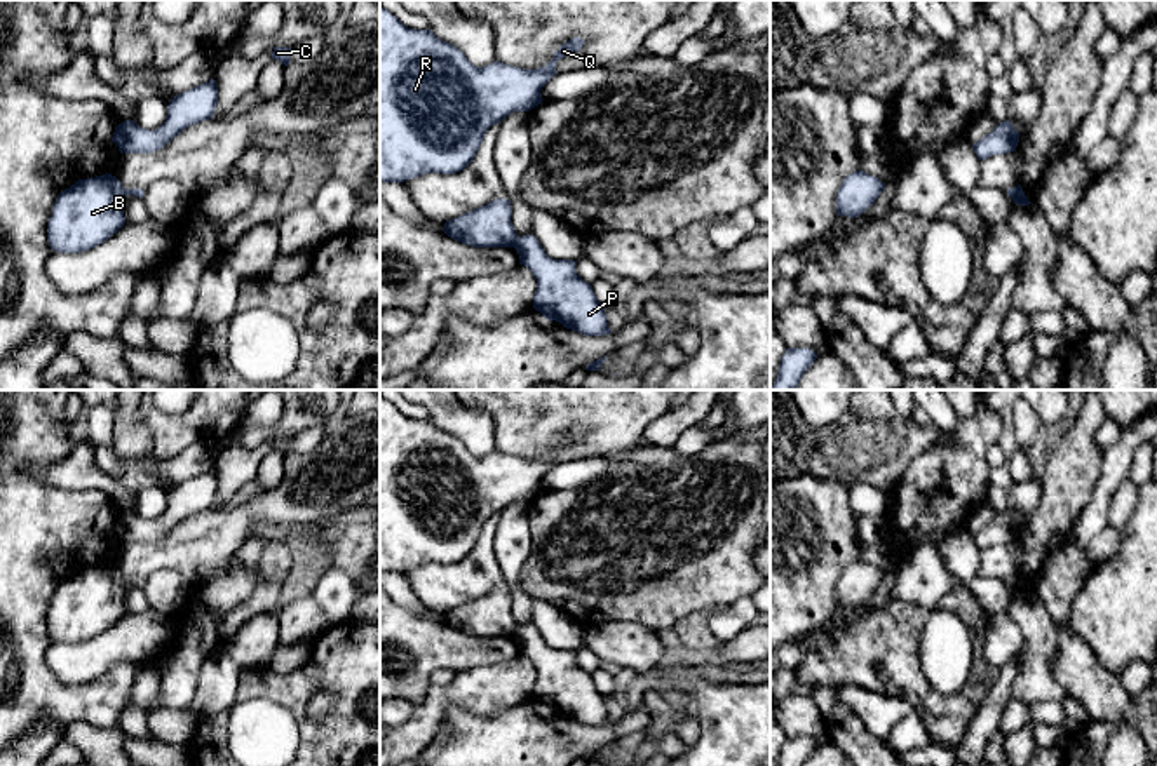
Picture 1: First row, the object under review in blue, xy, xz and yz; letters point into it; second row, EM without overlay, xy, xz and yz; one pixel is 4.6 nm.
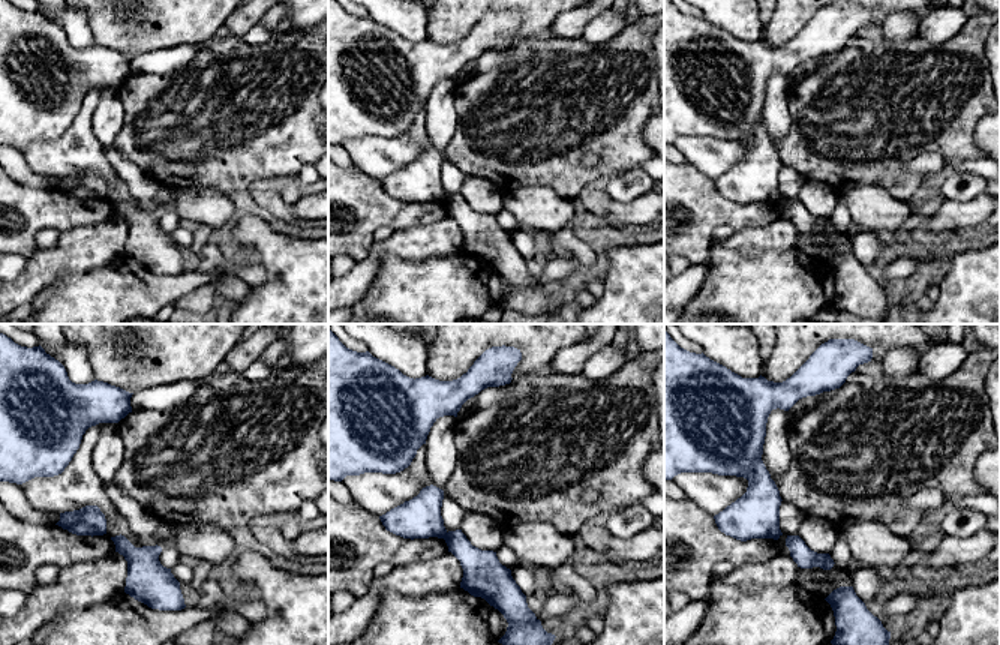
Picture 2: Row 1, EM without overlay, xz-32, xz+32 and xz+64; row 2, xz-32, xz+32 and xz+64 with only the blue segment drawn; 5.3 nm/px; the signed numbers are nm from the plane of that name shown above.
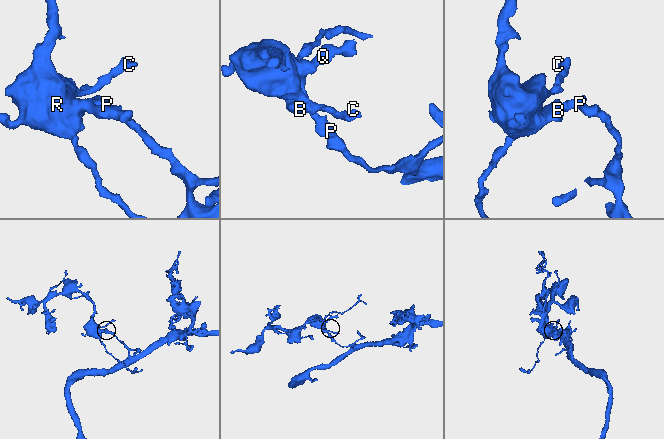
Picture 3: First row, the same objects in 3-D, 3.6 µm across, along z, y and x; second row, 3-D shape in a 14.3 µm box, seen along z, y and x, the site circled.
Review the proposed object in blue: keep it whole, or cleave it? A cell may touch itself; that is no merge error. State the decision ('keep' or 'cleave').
cleave

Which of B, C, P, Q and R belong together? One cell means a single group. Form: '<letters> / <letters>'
B C Q R / P

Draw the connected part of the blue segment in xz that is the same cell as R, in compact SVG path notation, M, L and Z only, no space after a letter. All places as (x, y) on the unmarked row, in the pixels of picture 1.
M380 395L380 571L404 573L429 562L455 564L476 547L486 521L514 501L530 501L542 489L542 477L558 463L556 453L582 439L575 427L563 433L542 458L524 460L504 453L474 456L455 435L437 428L429 418L413 420Z

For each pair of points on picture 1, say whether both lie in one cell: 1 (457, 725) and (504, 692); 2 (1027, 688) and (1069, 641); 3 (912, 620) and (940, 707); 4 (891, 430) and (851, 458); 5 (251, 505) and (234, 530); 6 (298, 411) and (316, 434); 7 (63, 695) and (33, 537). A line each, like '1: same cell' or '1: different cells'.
1: different cells
2: different cells
3: same cell
4: same cell
5: same cell
6: different cells
7: same cell

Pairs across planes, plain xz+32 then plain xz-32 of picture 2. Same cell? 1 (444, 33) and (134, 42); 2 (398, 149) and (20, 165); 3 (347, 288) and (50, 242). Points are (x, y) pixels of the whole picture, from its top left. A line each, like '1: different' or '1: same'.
1: same
2: different
3: different

